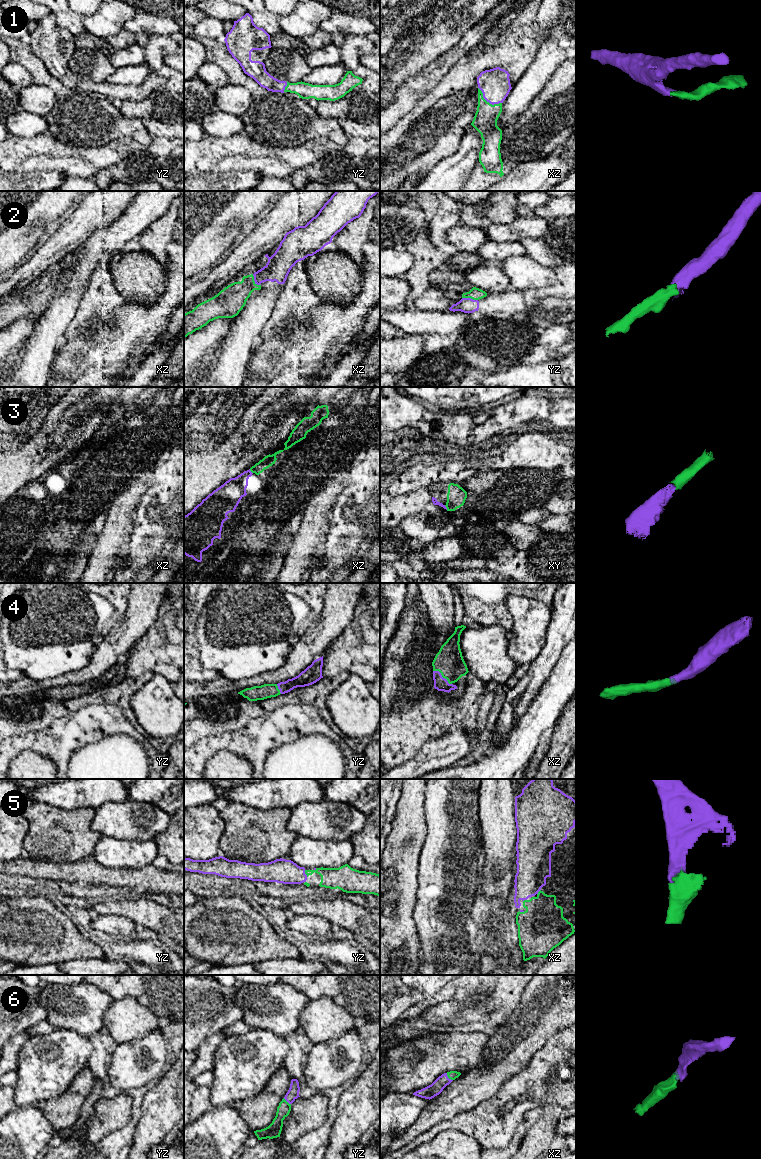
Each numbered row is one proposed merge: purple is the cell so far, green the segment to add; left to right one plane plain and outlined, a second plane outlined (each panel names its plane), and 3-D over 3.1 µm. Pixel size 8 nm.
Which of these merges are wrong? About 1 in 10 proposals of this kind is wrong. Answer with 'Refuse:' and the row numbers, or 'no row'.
Refuse: 2

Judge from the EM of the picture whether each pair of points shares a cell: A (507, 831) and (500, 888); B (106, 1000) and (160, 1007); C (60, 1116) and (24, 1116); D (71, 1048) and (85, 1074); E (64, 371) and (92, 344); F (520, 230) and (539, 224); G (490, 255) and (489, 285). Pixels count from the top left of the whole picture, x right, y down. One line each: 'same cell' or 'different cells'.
A: same cell
B: different cells
C: different cells
D: different cells
E: same cell
F: same cell
G: different cells

